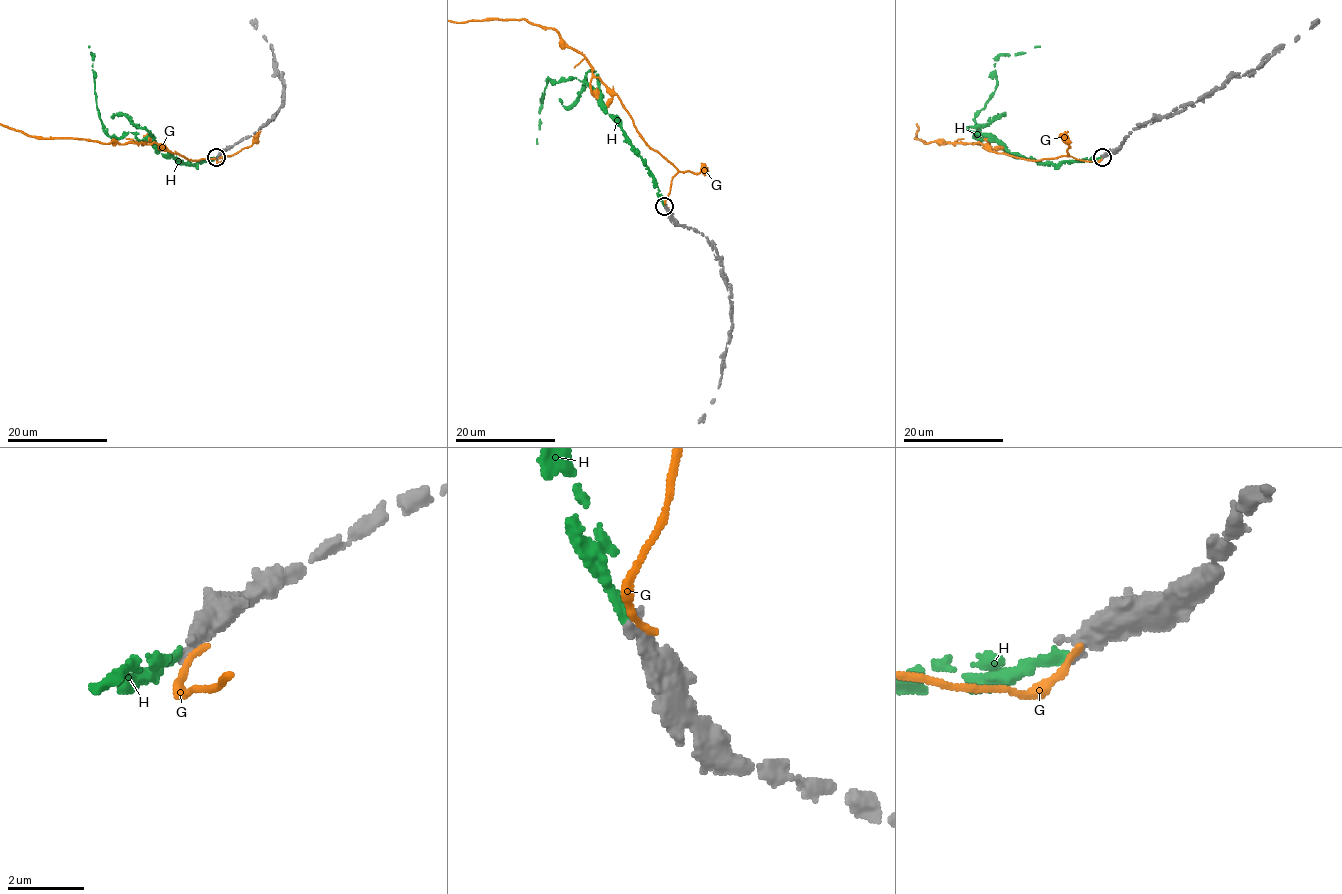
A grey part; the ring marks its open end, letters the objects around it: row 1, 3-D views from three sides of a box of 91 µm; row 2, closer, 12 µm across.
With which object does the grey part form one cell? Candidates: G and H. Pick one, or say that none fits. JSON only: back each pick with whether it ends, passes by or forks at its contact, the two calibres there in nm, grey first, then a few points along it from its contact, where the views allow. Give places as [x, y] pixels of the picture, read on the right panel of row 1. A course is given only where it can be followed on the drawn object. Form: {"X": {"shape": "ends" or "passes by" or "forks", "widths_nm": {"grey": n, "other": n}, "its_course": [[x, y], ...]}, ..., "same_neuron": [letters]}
{"H": {"shape": "ends", "widths_nm": {"grey": 360, "other": 240}, "its_course": [[1102, 157], [1042, 164], [1014, 157], [974, 132], [976, 137], [974, 118], [994, 90], [994, 60], [1040, 45]]}, "same_neuron": ["H"]}

